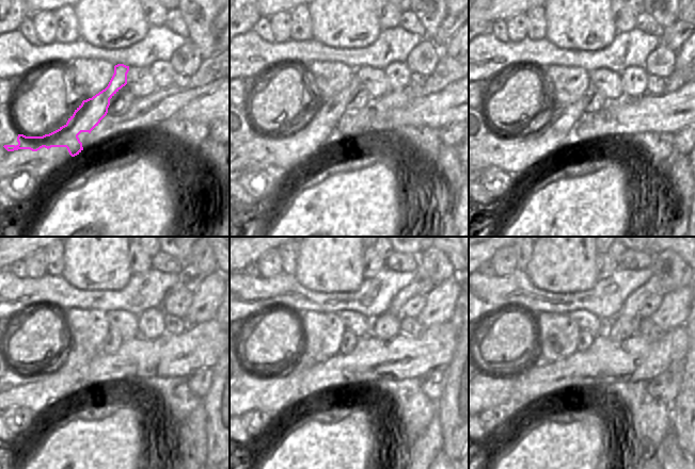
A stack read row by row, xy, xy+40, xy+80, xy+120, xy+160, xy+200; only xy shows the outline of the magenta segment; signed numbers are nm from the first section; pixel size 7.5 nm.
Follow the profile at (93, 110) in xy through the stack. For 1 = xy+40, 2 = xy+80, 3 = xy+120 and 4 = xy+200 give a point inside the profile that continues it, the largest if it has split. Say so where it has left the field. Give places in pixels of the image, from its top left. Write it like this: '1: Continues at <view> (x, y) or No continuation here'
1: Continues at xy+40 (324, 118)
2: Continues at xy+80 (563, 119)
3: Continues at xy+120 (66, 373)
4: Continues at xy+200 (536, 373).

